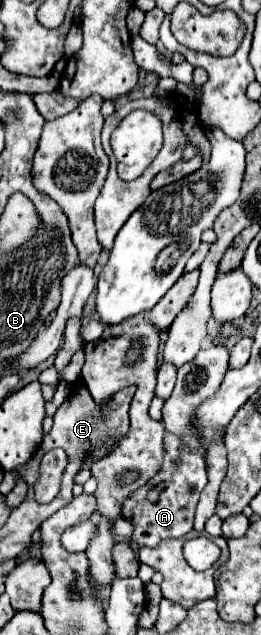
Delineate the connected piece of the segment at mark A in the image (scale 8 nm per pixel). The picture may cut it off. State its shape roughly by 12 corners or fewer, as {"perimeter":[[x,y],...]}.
{"perimeter":[[165,434],[161,472],[123,516],[137,546],[185,536],[207,486],[201,452]]}

